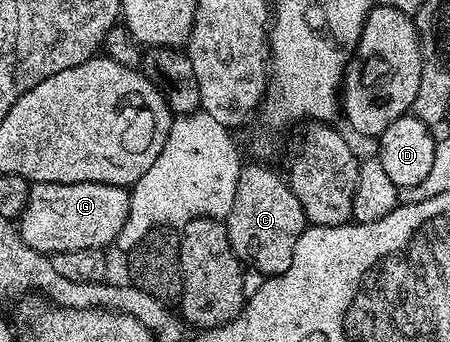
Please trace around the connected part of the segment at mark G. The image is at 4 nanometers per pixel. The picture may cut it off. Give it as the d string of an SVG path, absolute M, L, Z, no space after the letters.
M35 182L29 187L29 199L19 219L19 233L31 248L40 254L55 255L73 252L75 248L109 248L114 245L128 216L130 191L124 186L112 186L103 182Z

